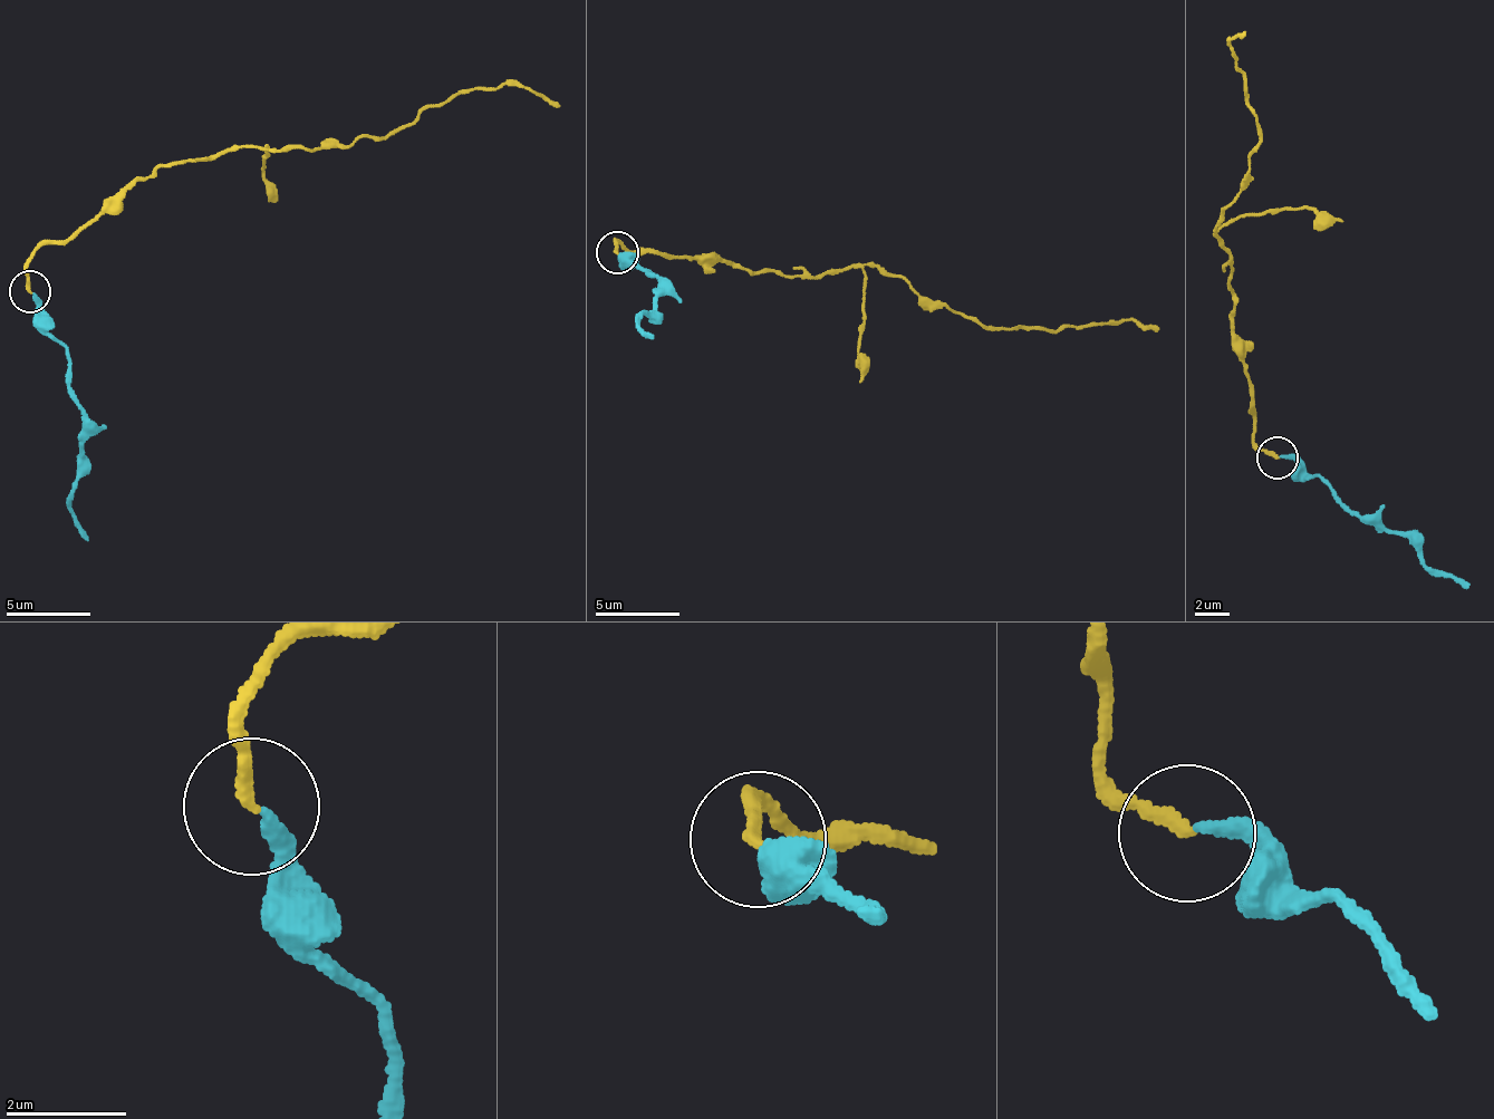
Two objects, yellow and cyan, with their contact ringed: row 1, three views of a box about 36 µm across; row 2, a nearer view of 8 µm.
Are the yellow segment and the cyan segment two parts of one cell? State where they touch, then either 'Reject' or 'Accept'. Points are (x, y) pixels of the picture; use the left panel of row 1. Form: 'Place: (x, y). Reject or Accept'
Place: (30, 291). Accept

